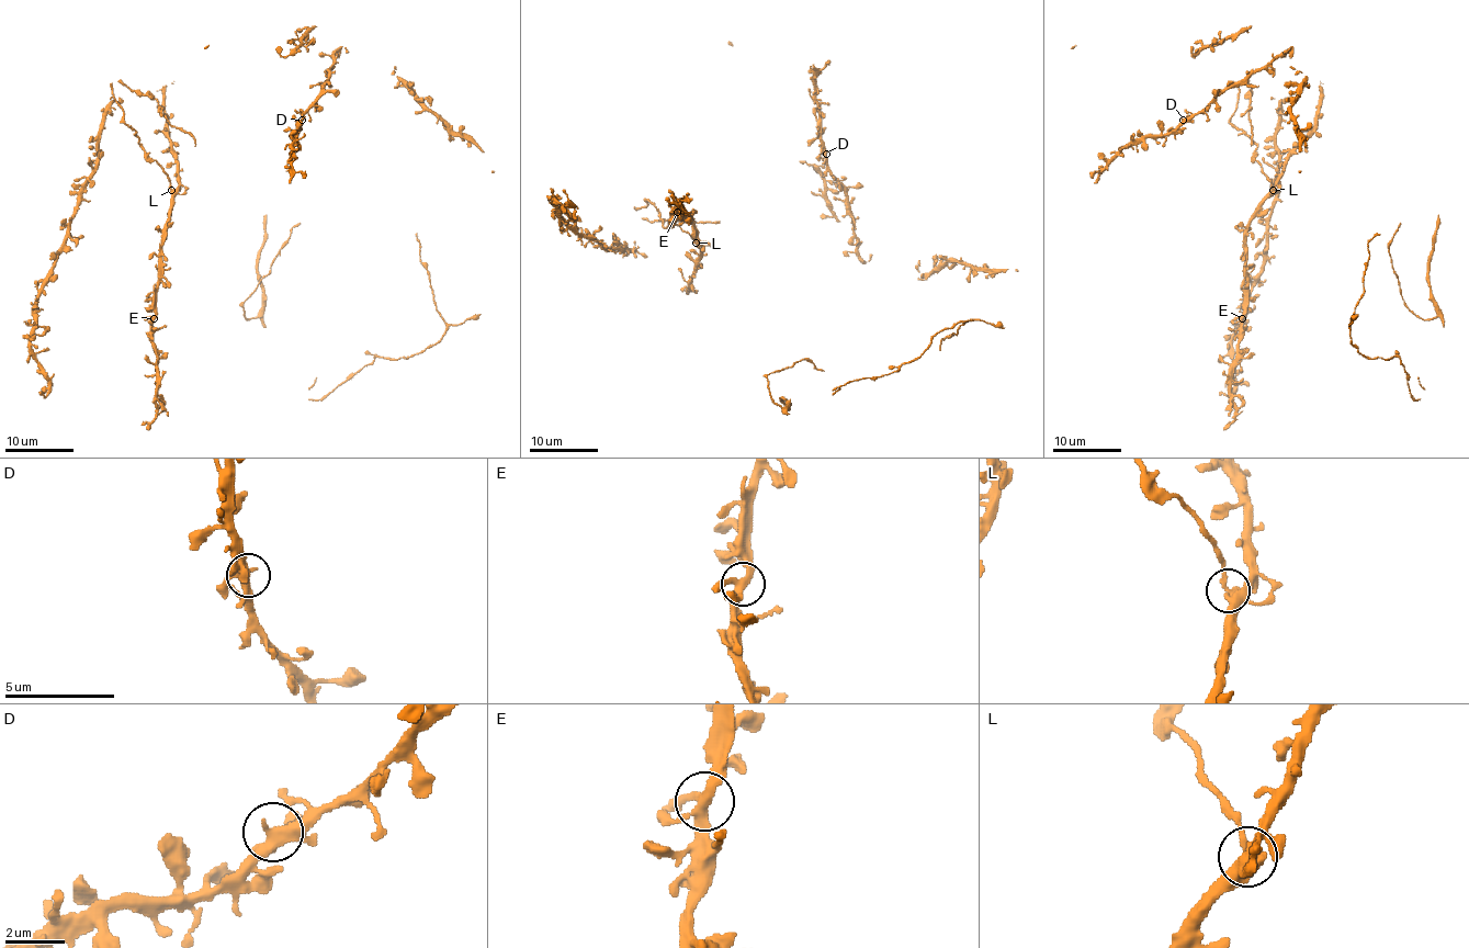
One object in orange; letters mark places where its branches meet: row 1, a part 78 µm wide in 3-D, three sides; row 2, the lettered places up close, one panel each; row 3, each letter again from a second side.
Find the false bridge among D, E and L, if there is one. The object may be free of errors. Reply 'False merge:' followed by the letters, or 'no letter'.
False merge: L

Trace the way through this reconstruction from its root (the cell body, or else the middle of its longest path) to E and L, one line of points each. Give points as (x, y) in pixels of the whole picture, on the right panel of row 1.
E: (1254, 159), (1272, 183), (1272, 192), (1247, 229), (1247, 313), (1242, 318)
L: (1254, 159), (1273, 190)

